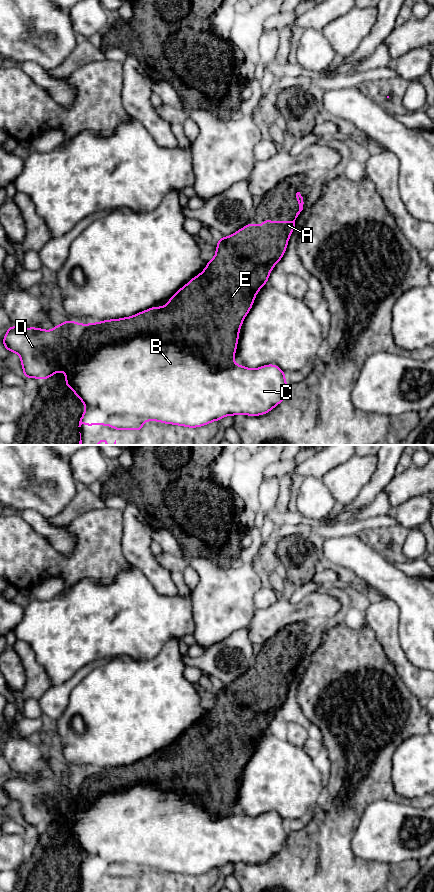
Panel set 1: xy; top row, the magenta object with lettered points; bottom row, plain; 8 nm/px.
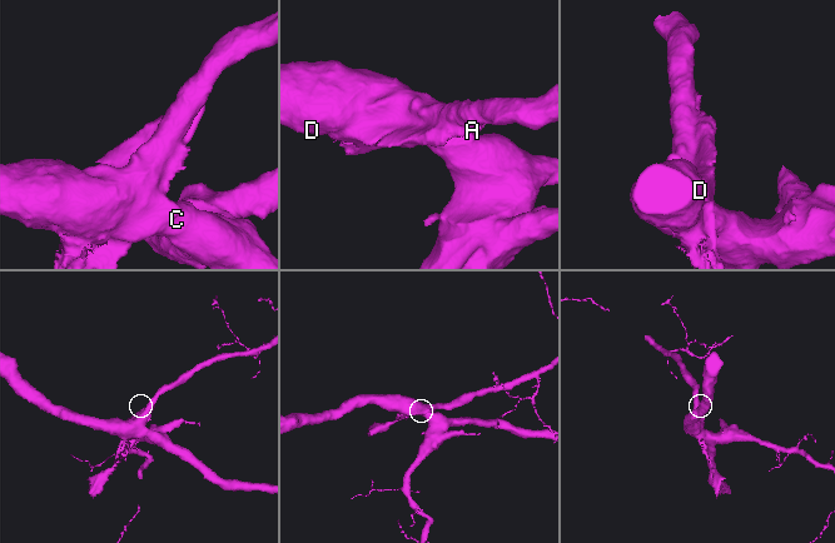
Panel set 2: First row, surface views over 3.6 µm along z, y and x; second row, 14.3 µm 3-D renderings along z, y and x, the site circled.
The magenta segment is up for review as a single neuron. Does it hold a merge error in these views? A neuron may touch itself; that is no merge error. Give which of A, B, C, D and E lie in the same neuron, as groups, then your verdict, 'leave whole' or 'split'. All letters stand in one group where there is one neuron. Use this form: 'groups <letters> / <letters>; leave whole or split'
groups A E / B C D; split

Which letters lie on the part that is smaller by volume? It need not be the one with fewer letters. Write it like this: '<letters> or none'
A, E

